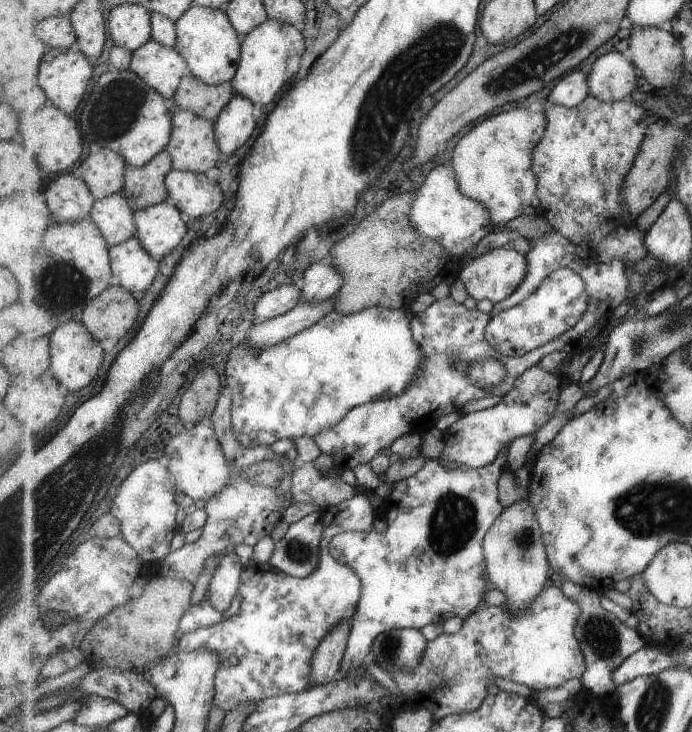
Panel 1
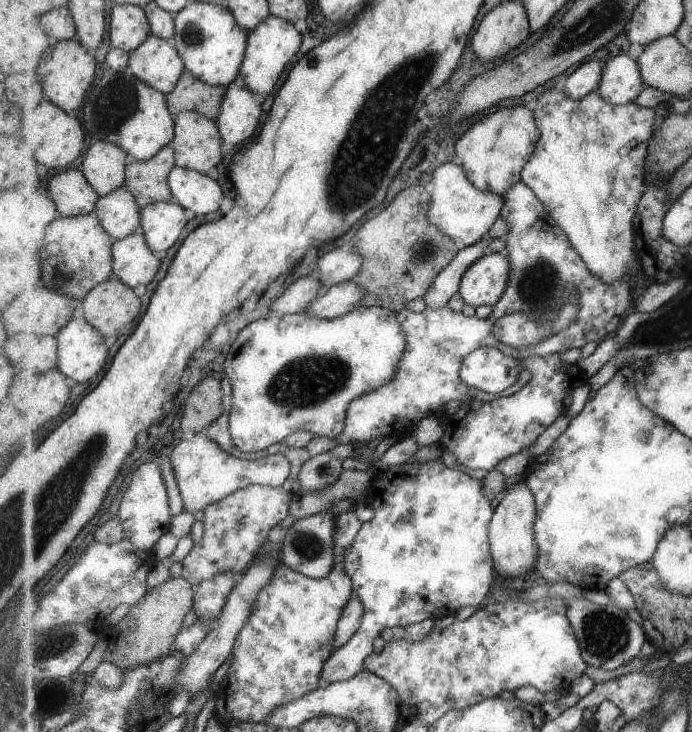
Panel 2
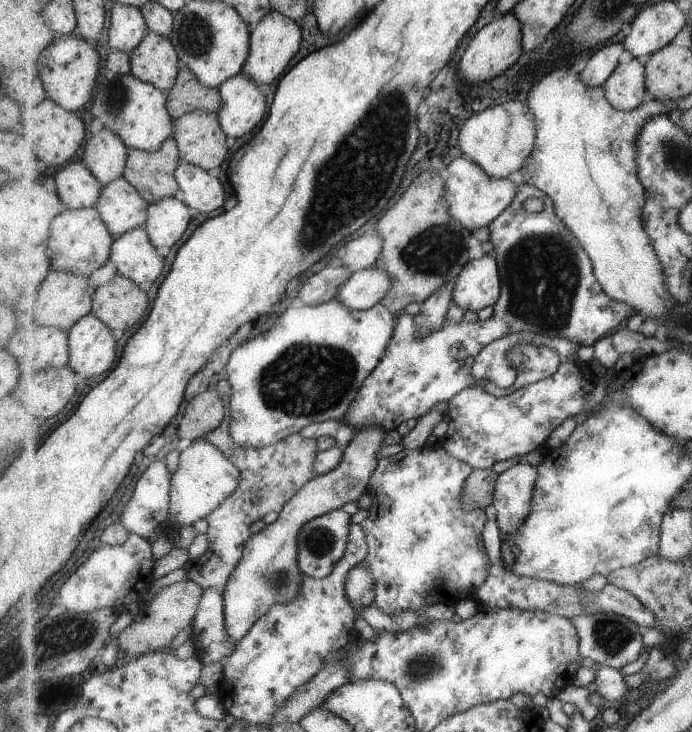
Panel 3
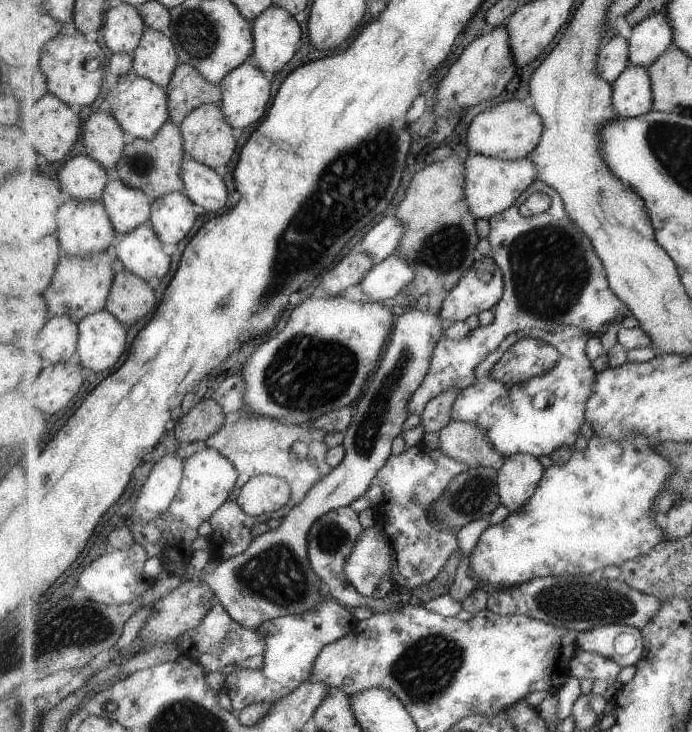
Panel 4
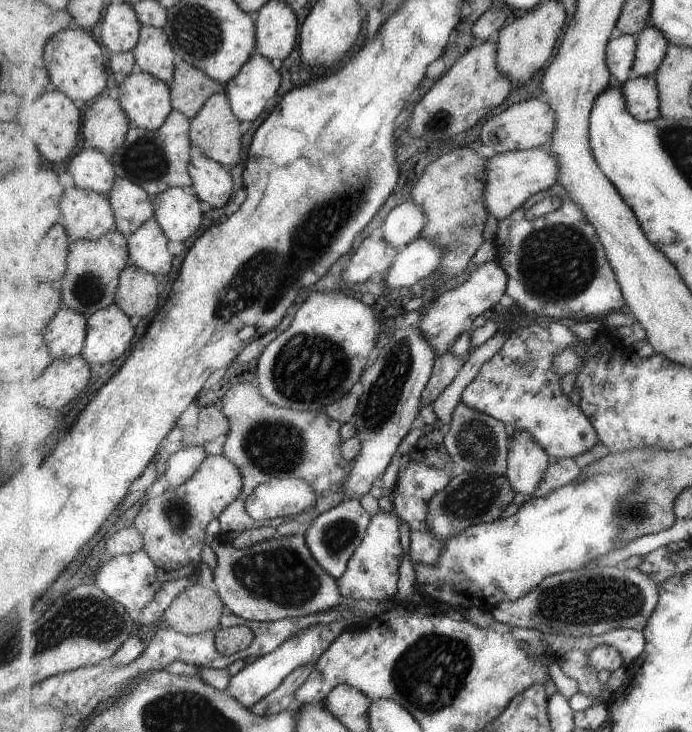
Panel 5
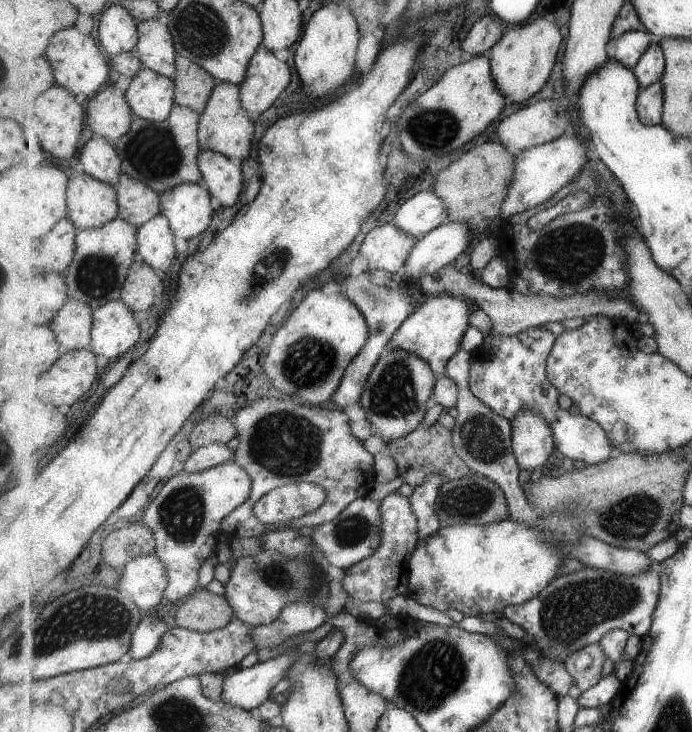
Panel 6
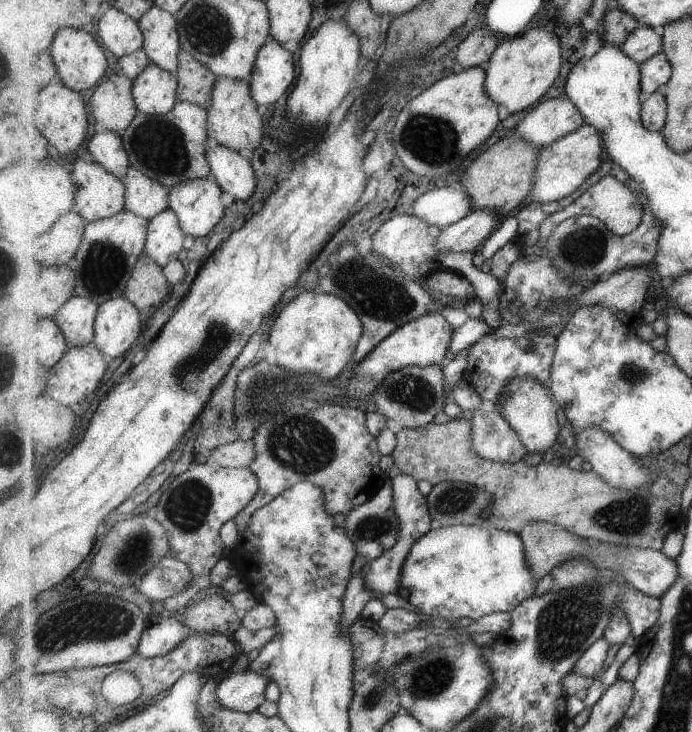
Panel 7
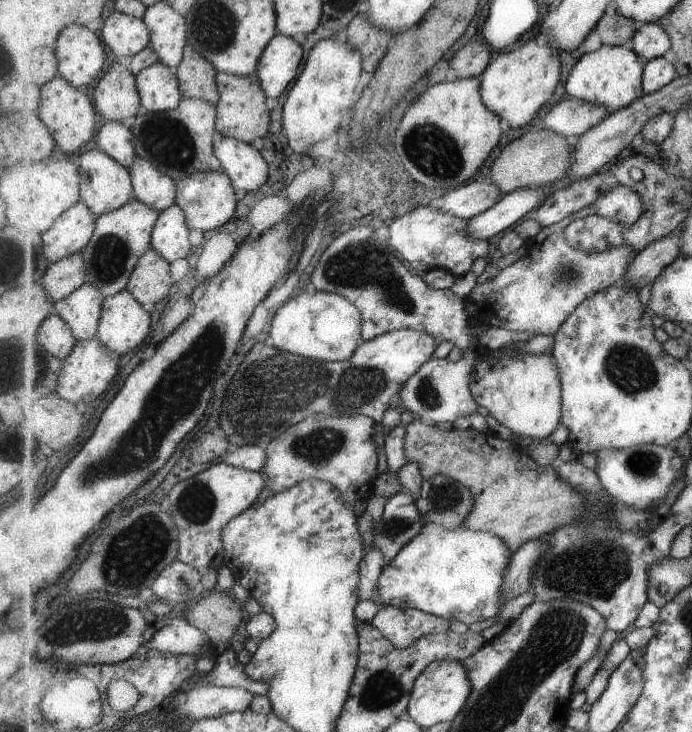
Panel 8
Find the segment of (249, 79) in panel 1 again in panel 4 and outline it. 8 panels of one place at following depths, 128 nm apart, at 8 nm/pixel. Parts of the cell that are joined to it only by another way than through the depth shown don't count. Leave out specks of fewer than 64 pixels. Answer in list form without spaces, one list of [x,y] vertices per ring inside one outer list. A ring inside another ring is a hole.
[[[273,4],[253,21],[254,53],[251,61],[265,74],[281,72],[297,54],[303,30],[289,10]]]

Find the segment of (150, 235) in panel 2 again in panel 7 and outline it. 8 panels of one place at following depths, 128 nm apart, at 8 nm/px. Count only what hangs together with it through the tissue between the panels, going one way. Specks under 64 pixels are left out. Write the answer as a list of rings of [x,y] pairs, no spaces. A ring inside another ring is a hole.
[[[213,176],[189,180],[170,189],[170,208],[177,214],[185,234],[195,238],[213,231],[227,212],[221,202],[223,193]]]

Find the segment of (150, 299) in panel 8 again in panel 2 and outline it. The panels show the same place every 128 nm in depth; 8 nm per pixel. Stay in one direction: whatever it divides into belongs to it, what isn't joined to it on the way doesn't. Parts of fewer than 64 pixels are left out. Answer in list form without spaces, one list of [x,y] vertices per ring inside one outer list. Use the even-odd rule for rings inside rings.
[[[121,280],[97,284],[82,301],[84,317],[111,342],[141,316],[141,298]]]

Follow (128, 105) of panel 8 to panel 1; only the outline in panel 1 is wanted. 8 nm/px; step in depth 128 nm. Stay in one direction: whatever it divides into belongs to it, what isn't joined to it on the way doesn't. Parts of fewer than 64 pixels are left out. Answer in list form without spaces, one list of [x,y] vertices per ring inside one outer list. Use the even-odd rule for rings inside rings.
[[[93,147],[80,164],[78,175],[88,184],[96,200],[123,193],[129,164],[109,148]]]

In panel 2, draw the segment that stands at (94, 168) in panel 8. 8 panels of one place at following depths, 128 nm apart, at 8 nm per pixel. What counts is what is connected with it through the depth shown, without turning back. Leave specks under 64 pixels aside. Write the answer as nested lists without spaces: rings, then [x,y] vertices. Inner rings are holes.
[[[96,211],[83,216],[61,216],[54,220],[45,235],[41,248],[41,262],[45,273],[44,284],[69,293],[79,300],[85,297],[113,272],[112,236],[104,229]]]

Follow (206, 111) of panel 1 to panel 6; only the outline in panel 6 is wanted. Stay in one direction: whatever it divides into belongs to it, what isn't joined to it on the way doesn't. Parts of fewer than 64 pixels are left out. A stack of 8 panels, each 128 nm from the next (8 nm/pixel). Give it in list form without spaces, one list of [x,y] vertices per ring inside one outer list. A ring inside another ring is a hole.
[[[178,55],[176,66],[176,104],[192,108],[202,115],[208,107],[213,89],[219,83],[218,80],[200,64],[185,56]]]

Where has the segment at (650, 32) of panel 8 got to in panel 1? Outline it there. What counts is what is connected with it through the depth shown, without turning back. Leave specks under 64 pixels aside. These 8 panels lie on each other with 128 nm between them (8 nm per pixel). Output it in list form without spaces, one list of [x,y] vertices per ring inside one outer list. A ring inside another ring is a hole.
[[[583,69],[563,77],[548,94],[547,100],[571,108],[579,106],[589,95],[589,72]]]

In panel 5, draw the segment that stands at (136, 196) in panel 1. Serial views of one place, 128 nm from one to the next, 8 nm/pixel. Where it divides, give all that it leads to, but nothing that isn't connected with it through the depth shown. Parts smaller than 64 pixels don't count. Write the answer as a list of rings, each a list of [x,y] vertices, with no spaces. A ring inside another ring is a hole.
[[[174,108],[167,122],[157,130],[149,131],[132,124],[125,144],[110,159],[119,178],[141,185],[154,199],[173,187],[192,190],[193,178],[189,172],[192,147],[191,118]]]

